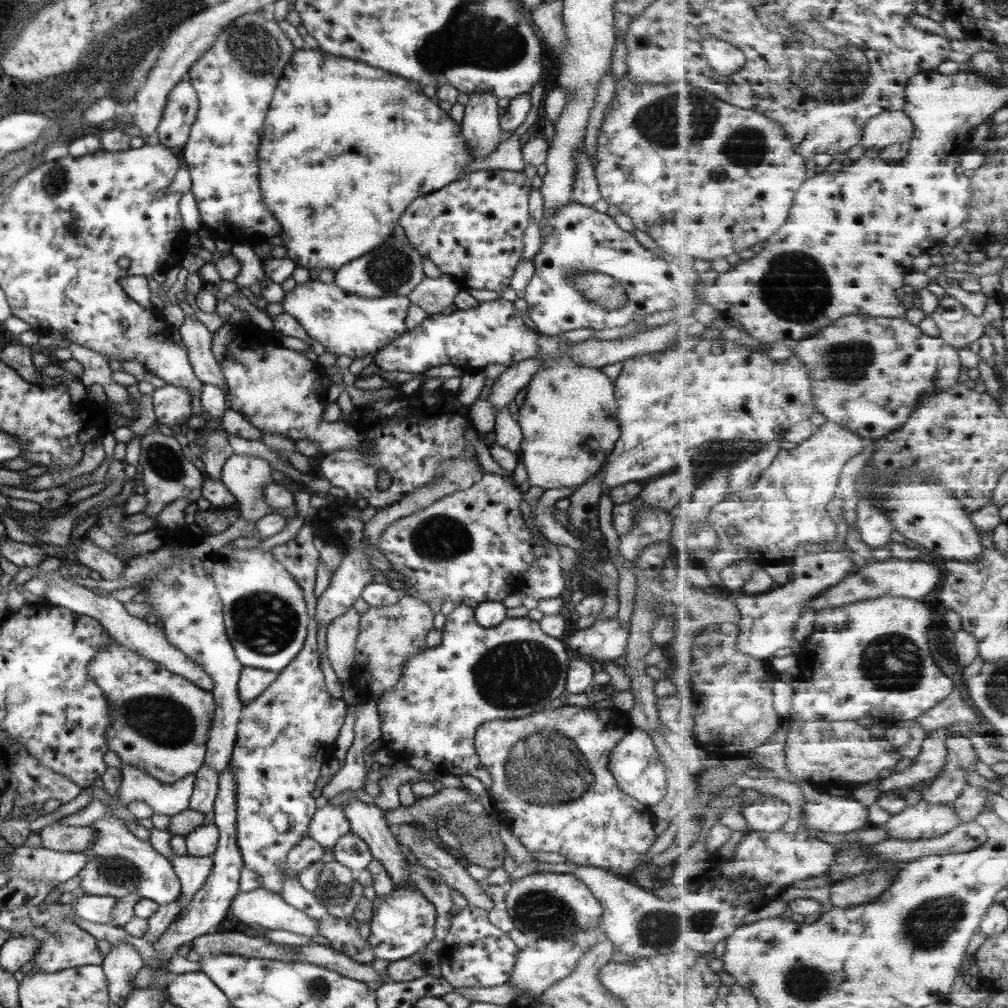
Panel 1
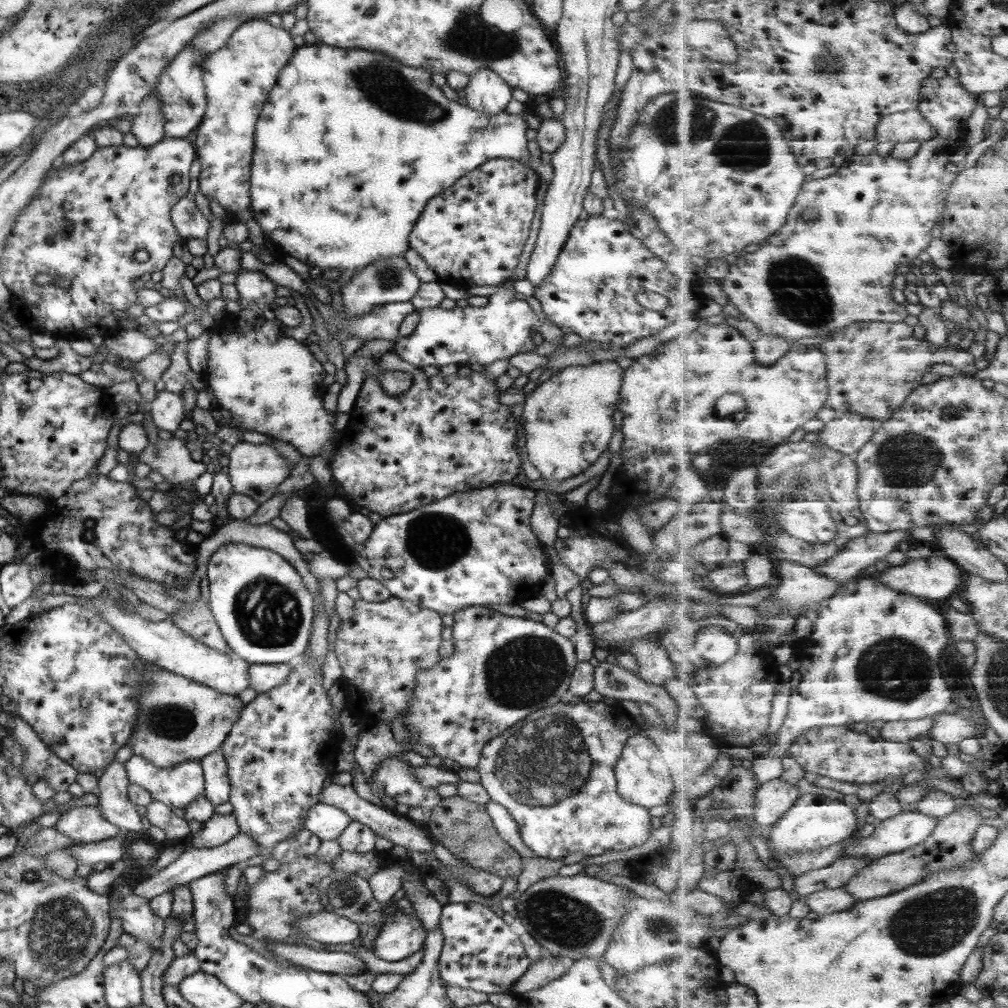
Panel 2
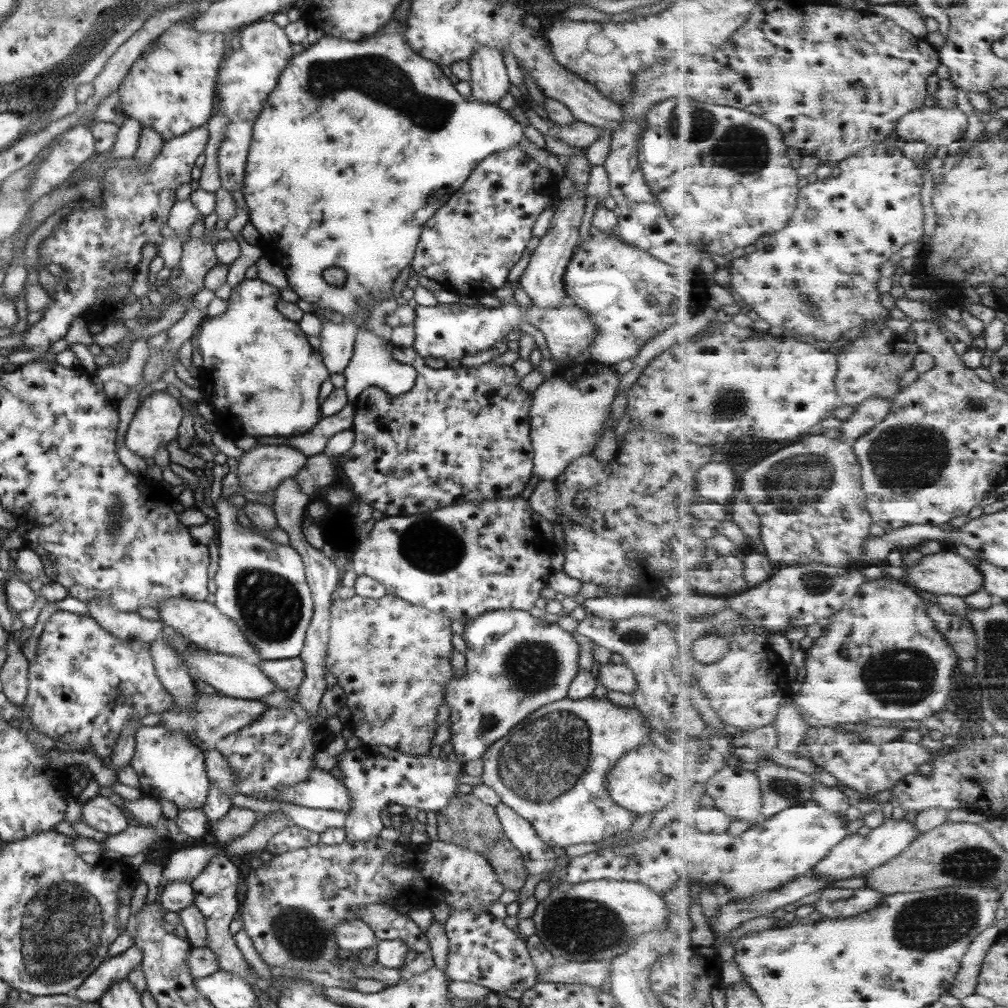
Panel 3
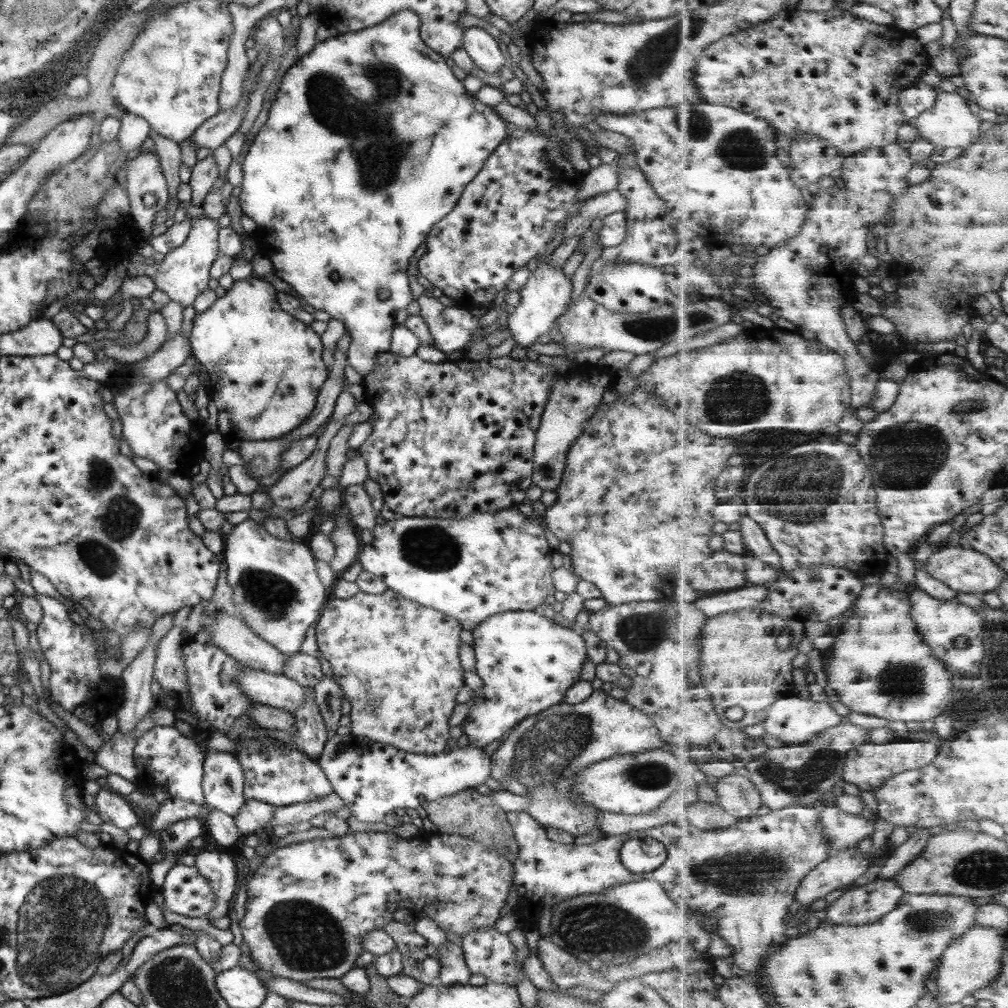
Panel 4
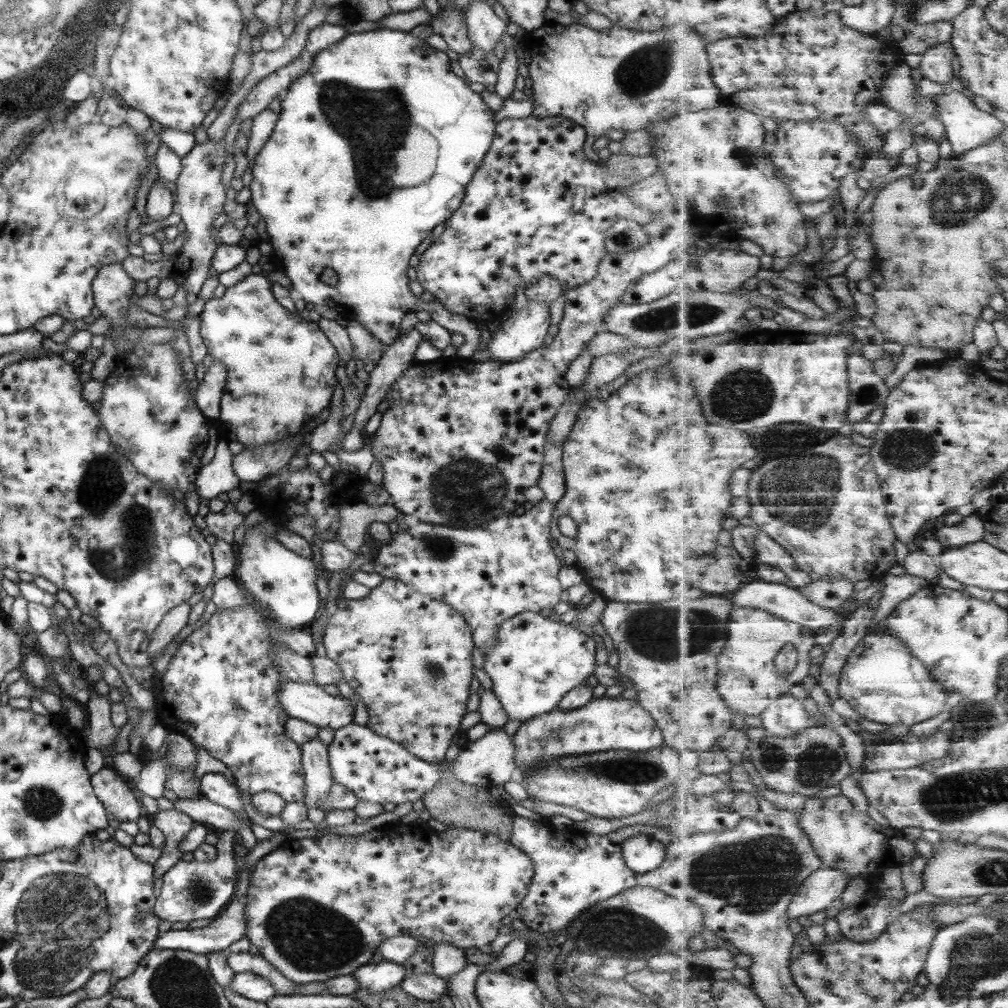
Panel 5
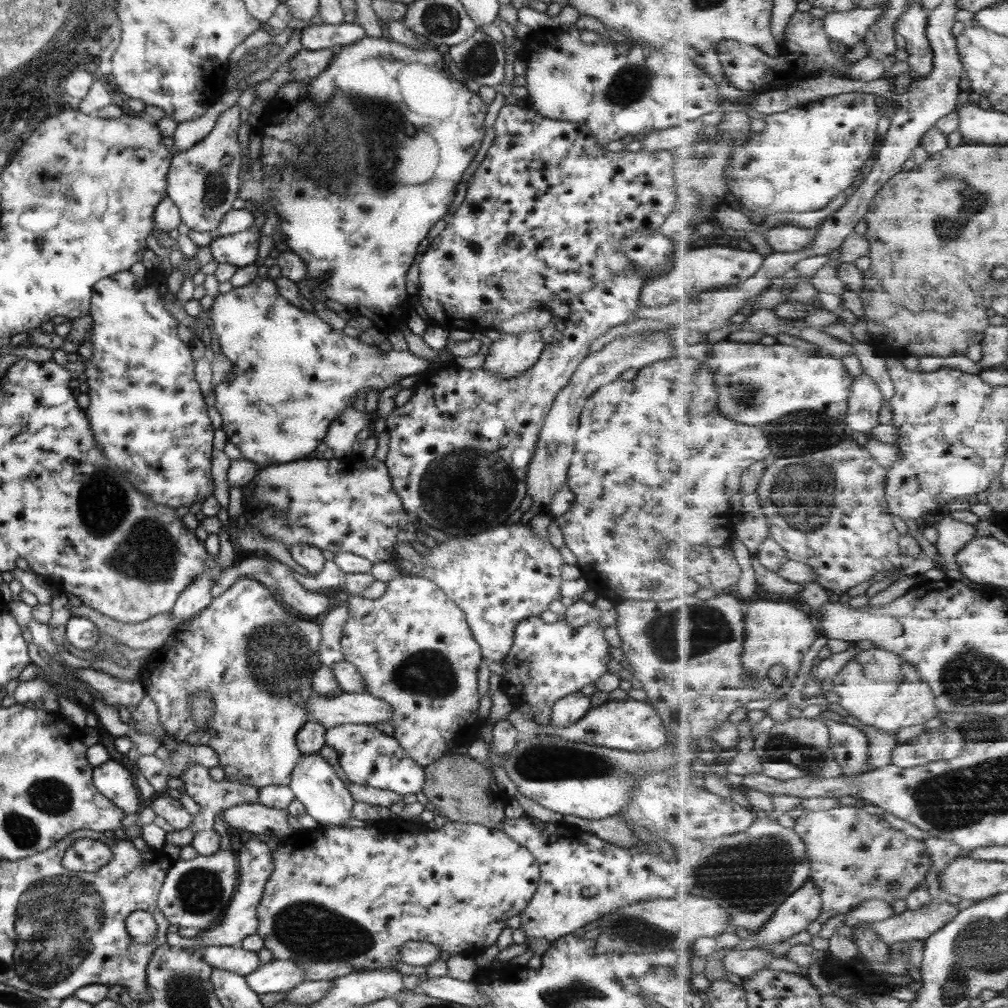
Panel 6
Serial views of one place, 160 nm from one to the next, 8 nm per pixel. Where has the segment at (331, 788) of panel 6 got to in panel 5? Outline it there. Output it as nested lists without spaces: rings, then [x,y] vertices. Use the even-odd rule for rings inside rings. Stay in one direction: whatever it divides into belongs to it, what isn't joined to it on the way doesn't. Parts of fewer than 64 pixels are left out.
[[[317,736],[299,745],[300,761],[303,769],[305,798],[303,804],[307,808],[322,810],[322,800],[333,784],[328,765],[327,745]]]

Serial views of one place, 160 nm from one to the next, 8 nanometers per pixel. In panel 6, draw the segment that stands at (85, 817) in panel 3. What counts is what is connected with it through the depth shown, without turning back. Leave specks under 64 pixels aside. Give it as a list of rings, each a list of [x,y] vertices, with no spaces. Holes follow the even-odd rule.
[[[109,758],[103,764],[97,765],[92,770],[93,786],[107,799],[110,800],[117,808],[121,809],[122,814],[135,814],[139,810],[139,796],[137,789],[133,786],[131,774],[121,763]]]

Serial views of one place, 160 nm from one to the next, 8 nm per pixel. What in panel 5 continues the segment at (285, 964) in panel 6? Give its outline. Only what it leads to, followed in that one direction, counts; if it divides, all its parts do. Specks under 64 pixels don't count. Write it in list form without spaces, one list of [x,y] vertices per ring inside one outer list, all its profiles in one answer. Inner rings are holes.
[[[250,972],[233,973],[229,983],[229,990],[242,996],[247,1001],[265,1003],[275,994],[272,984]]]

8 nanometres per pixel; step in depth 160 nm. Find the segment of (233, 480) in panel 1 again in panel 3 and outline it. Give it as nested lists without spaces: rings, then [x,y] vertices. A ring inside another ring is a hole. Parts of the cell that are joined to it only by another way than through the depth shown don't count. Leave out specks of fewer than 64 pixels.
[[[256,445],[232,462],[241,493],[263,494],[304,468],[307,457],[286,445]]]

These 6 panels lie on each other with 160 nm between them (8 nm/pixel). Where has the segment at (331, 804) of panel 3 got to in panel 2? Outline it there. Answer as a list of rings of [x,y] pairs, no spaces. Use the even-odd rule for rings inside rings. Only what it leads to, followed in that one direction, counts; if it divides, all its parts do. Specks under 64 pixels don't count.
[[[334,783],[324,784],[320,790],[321,800],[319,803],[332,804],[334,807],[340,808],[341,811],[347,813],[351,820],[364,824],[369,827],[376,836],[381,838],[386,838],[391,842],[392,846],[401,846],[405,848],[407,852],[432,852],[433,841],[427,838],[427,832],[419,826],[415,826],[415,822],[412,822],[409,818],[400,816],[393,810],[389,810],[384,806],[378,807],[364,799],[361,799],[355,791],[351,784],[339,786]]]

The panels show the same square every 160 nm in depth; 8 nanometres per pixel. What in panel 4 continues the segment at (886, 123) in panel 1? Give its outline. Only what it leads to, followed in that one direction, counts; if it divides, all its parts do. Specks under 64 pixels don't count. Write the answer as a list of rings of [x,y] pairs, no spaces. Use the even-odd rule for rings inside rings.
[[[939,91],[935,106],[931,110],[919,115],[915,125],[919,130],[920,137],[940,145],[943,148],[967,148],[970,144],[979,142],[982,138],[982,120],[971,112],[967,99],[958,93]]]

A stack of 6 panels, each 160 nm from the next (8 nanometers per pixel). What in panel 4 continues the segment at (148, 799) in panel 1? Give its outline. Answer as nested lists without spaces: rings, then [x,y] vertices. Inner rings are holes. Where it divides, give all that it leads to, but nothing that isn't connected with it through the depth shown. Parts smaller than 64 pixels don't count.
[[[173,724],[153,725],[138,736],[132,748],[132,759],[137,771],[136,784],[143,791],[151,794],[163,791],[169,798],[206,804],[201,786],[204,751],[194,739],[180,734]]]

